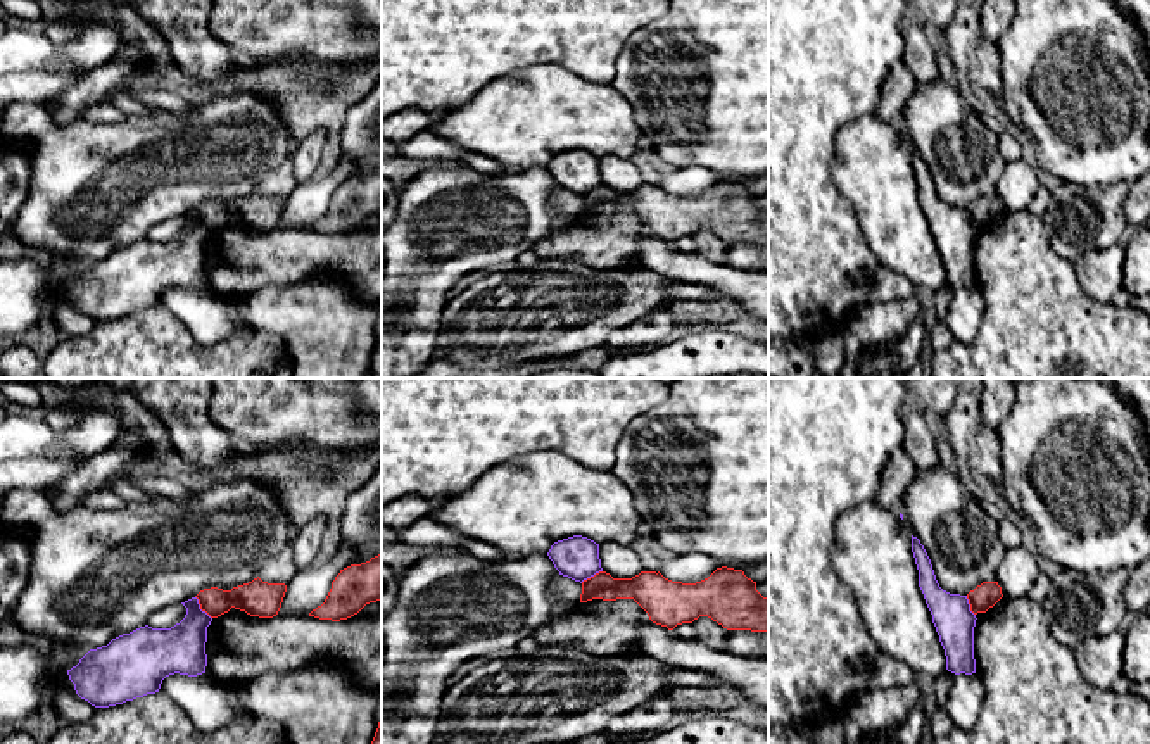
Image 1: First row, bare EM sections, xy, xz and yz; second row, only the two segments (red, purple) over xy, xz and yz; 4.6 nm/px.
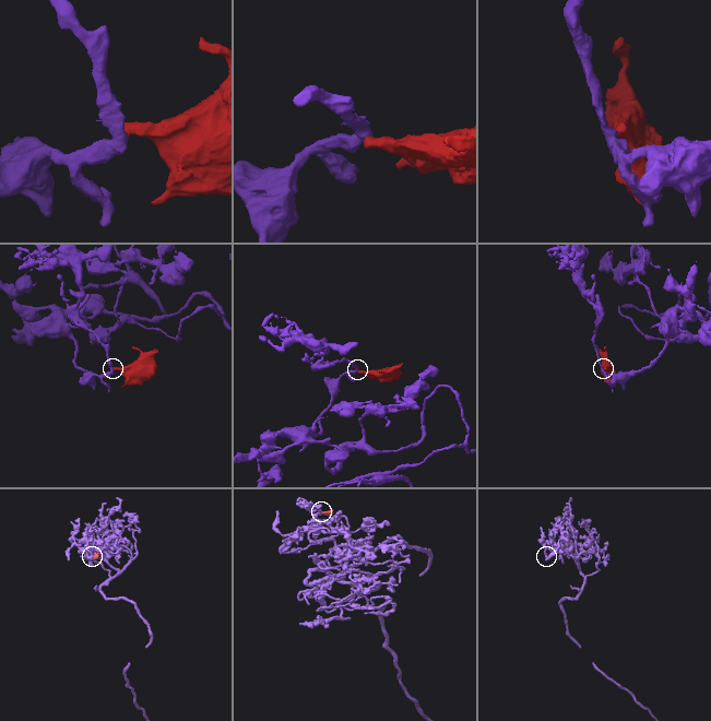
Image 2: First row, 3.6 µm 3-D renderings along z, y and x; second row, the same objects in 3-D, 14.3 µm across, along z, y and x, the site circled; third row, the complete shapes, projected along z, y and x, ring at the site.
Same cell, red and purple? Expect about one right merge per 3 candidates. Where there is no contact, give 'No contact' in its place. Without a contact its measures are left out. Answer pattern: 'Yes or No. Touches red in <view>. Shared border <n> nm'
No. Touches red in xy. Shared border 130 nm

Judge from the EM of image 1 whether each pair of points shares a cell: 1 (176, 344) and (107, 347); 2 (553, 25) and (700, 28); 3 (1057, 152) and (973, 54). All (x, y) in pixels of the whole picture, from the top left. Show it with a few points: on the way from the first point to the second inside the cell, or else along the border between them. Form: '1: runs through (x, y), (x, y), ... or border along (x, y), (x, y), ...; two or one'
1: runs through (159, 347), (125, 347); one
2: border along (658, 18), (641, 25), (615, 59); two
3: border along (995, 45), (1000, 56), (1000, 99); two

